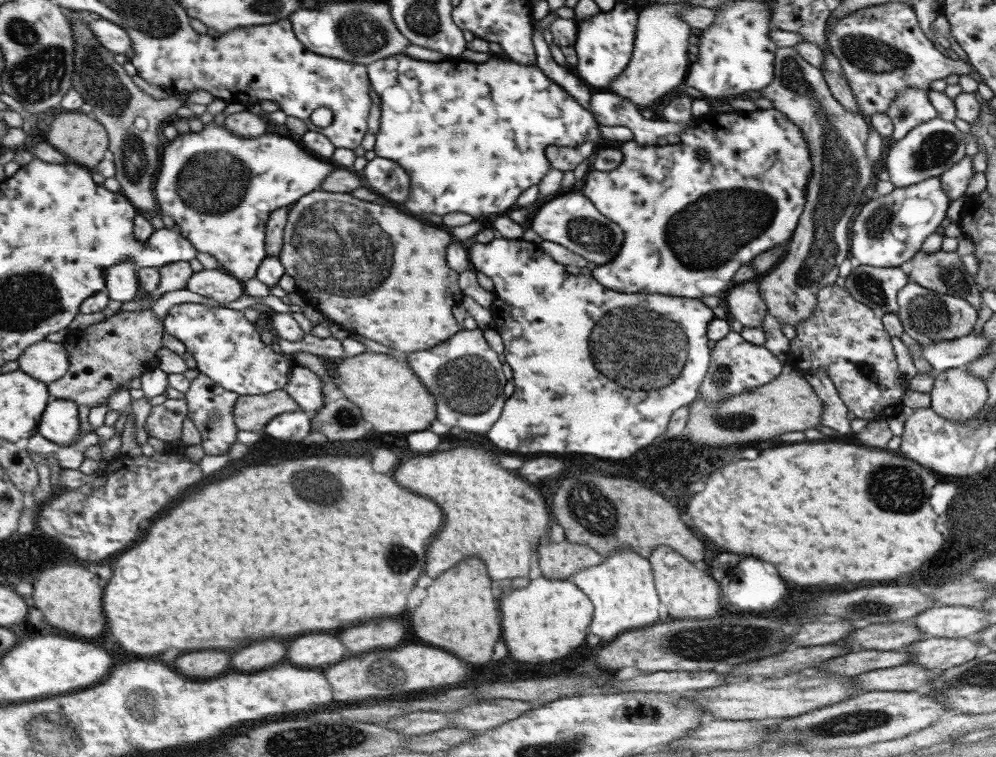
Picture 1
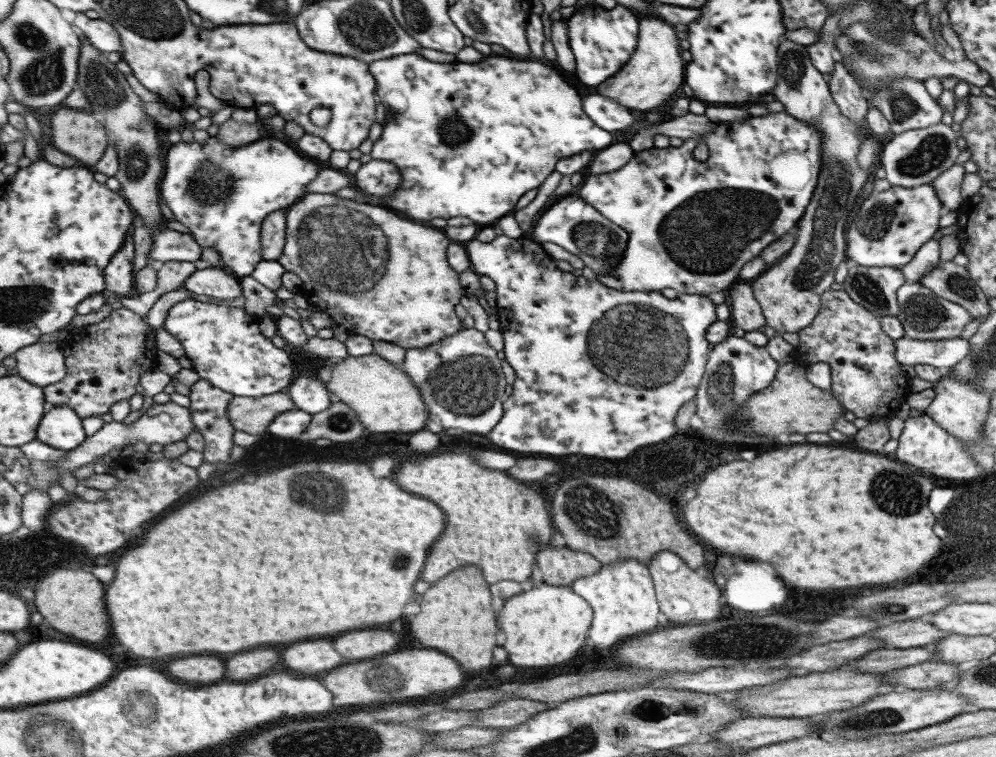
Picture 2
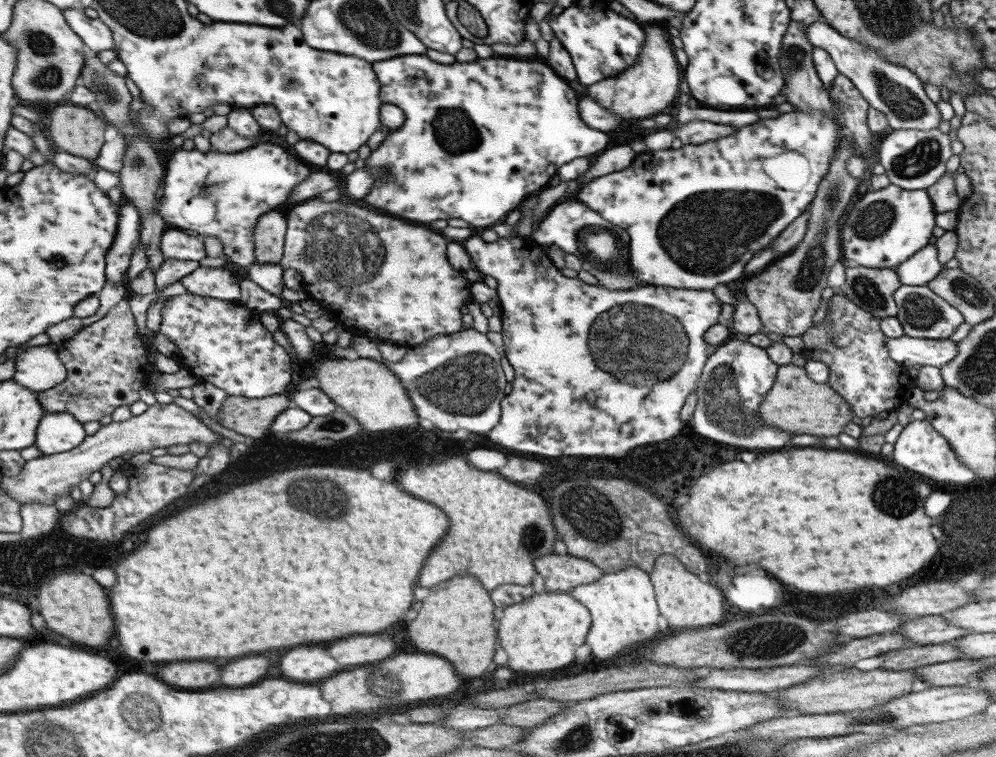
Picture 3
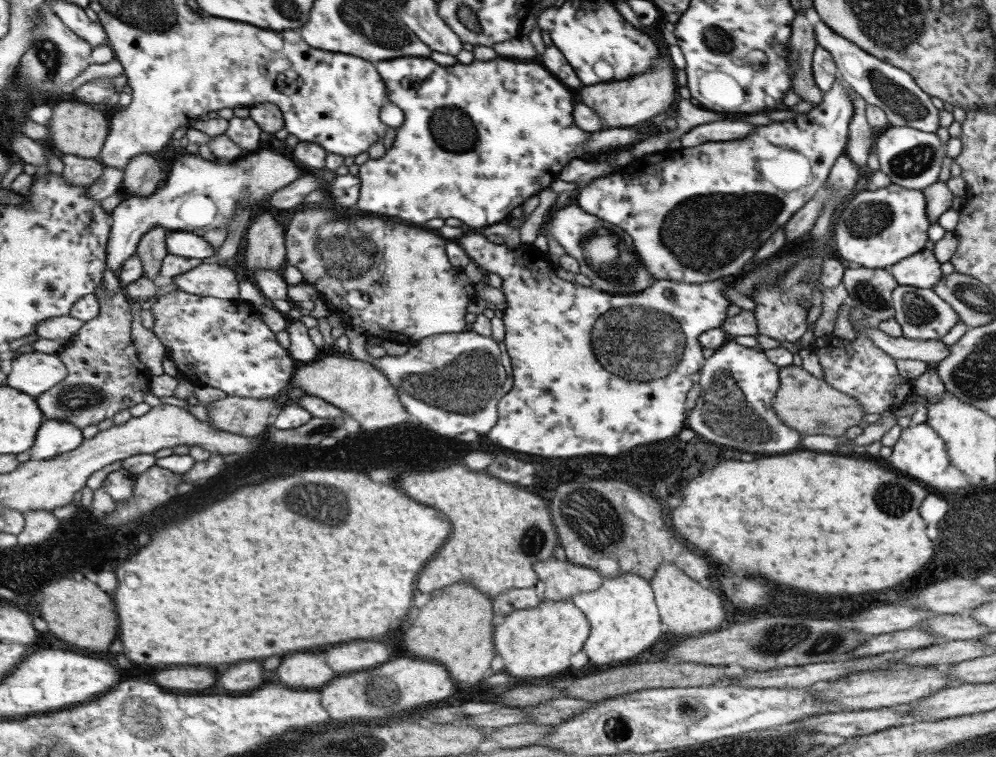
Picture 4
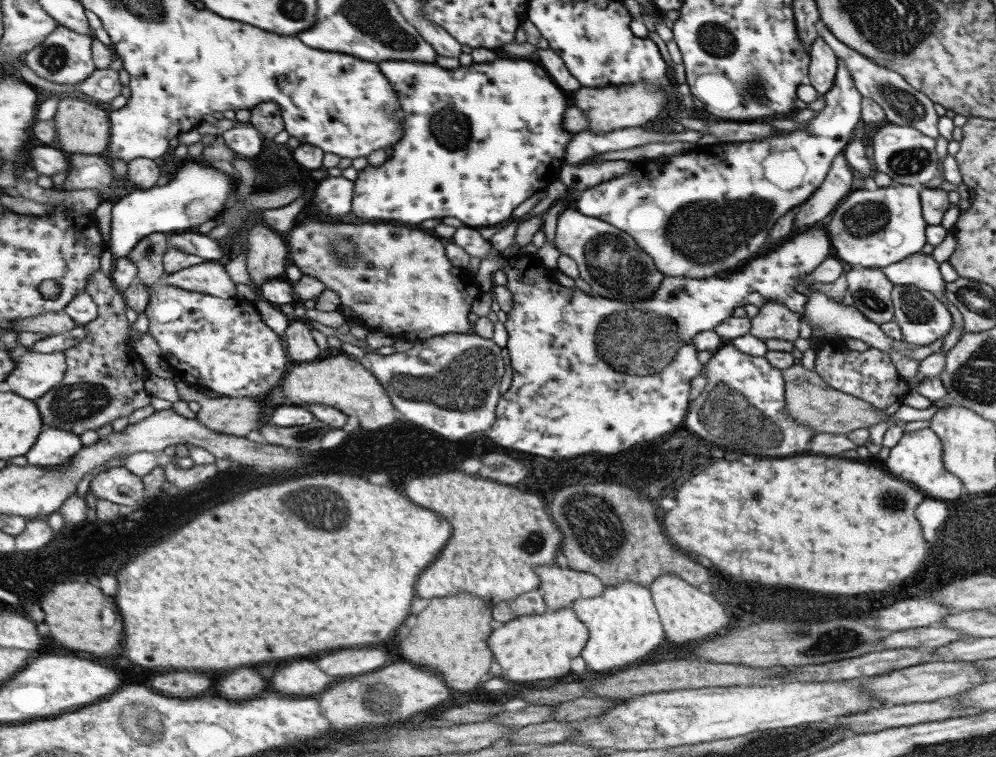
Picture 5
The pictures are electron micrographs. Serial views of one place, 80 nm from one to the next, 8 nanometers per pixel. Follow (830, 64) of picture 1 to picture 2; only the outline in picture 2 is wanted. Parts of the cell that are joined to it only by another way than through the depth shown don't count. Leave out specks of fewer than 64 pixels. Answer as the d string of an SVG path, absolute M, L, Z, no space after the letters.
M835 62L827 81L831 98L841 114L865 128L864 116L868 111L868 104L857 81L841 63Z

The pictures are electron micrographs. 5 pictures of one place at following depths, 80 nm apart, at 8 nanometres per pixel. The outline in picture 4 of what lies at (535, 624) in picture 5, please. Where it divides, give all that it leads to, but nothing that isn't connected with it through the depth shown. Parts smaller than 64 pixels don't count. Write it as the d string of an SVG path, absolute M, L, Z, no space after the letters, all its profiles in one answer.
M570 600L545 601L530 609L517 609L494 626L493 646L505 662L505 672L521 678L553 676L570 668L569 658L579 652L590 631L590 624Z

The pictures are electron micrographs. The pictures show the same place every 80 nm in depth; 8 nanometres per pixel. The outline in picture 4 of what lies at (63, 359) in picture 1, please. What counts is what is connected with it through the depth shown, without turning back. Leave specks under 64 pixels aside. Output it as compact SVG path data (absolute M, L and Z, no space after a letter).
M23 353L13 359L11 366L4 384L36 398L68 377L67 365L55 353Z

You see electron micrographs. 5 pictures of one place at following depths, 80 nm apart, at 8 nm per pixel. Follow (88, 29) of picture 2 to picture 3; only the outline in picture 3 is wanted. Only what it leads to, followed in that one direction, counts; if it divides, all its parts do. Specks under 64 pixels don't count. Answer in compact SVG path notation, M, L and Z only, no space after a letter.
M67 8L64 10L64 15L71 28L95 53L101 50L115 50L114 32L102 18L89 18L81 8Z

